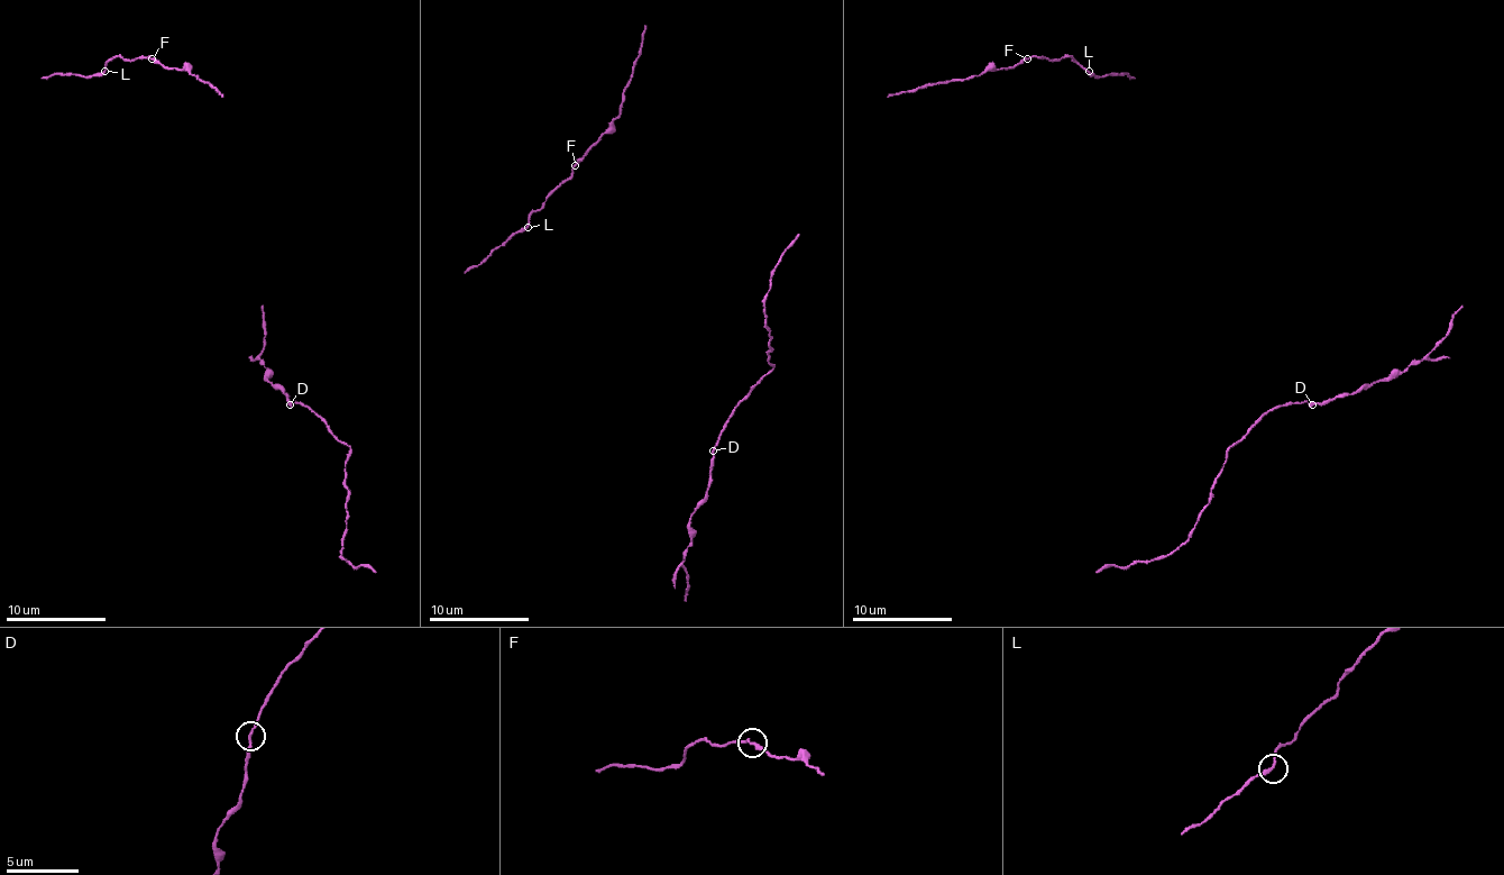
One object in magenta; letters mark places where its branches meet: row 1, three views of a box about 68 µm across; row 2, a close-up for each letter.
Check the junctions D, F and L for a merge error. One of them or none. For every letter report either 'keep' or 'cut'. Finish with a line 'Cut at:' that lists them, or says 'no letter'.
D: keep
F: keep
L: keep
Cut at: no letter

